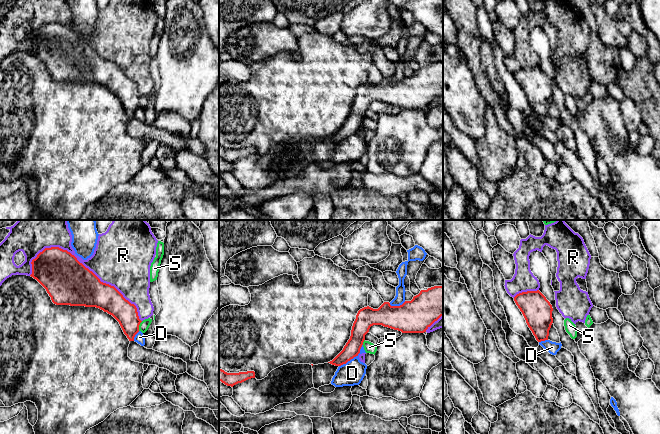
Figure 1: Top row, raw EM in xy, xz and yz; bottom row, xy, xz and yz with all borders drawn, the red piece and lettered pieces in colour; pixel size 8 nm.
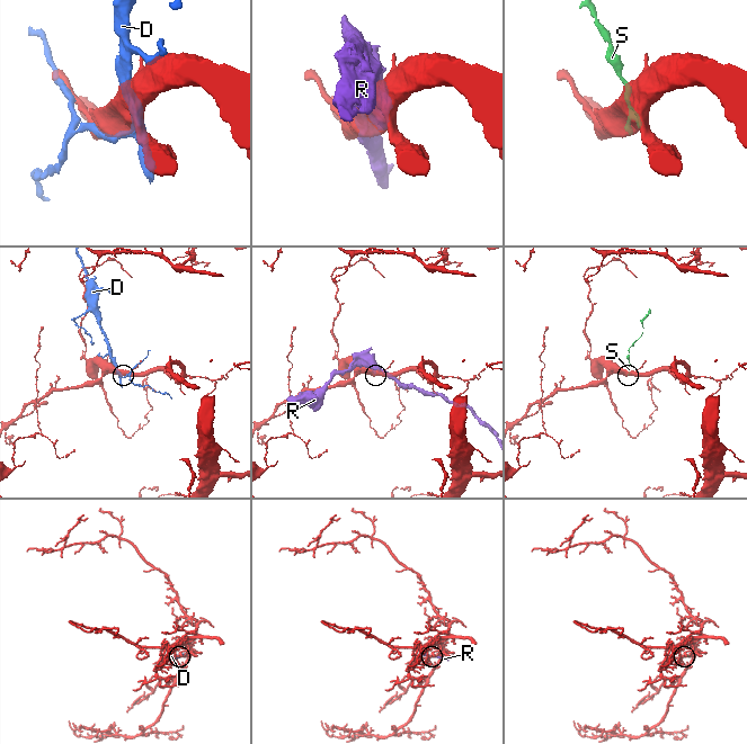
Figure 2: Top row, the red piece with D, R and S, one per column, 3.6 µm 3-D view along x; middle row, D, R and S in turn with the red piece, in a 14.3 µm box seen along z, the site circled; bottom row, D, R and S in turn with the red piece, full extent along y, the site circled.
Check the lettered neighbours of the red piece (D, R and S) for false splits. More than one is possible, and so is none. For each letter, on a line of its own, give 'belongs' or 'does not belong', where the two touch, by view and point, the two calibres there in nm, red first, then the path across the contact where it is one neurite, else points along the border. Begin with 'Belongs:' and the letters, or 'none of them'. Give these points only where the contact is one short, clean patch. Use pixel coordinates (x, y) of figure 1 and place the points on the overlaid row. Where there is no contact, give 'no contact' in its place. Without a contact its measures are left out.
Belongs: none of them
D: does not belong; contact xz (353, 357); calibres 140 and 190 nm
R: does not belong; contact xy (91, 271); calibres 360 and 420 nm
S: does not belong; contact xy (138, 326); calibres 180 and 80 nm; border xy (142, 321), (138, 330)

